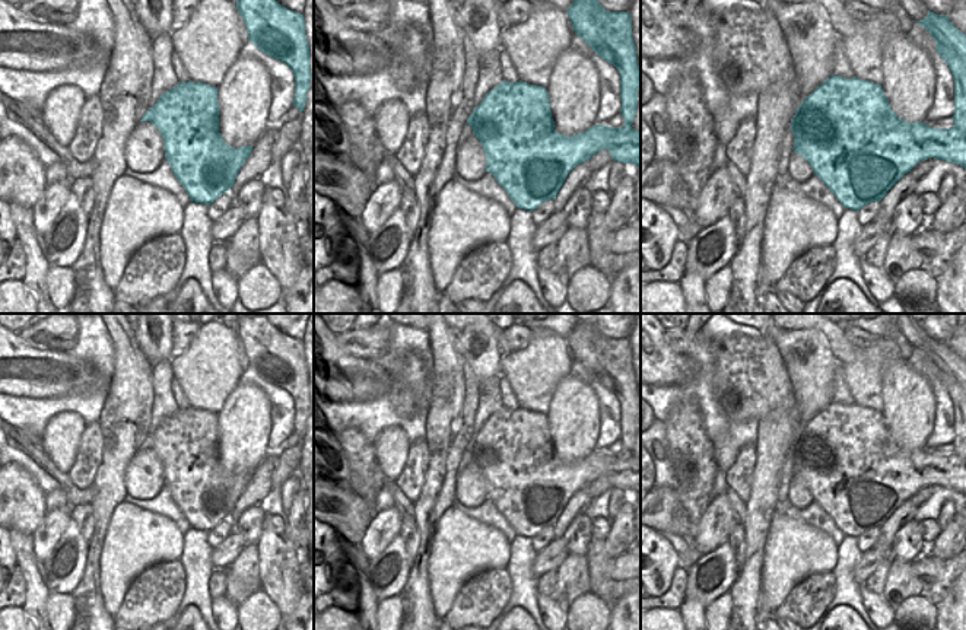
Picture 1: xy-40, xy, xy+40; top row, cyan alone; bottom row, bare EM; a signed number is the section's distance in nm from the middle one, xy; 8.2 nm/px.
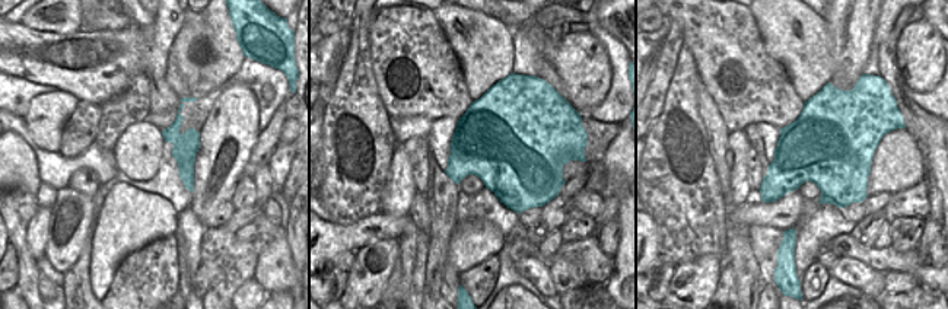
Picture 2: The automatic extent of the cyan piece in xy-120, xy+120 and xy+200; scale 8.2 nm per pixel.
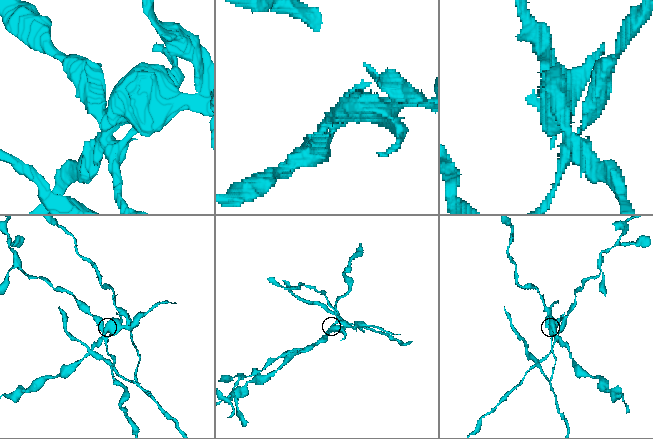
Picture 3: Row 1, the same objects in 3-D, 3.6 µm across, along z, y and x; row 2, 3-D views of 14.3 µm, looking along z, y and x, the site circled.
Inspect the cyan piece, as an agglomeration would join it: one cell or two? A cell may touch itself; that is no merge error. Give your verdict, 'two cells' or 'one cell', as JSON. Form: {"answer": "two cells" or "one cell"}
{"answer": "two cells"}

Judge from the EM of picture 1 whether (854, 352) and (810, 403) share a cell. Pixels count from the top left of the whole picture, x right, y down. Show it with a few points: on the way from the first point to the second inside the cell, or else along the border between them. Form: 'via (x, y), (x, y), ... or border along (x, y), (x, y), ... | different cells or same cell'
border along (823, 334), (831, 352), (842, 363) | different cells

